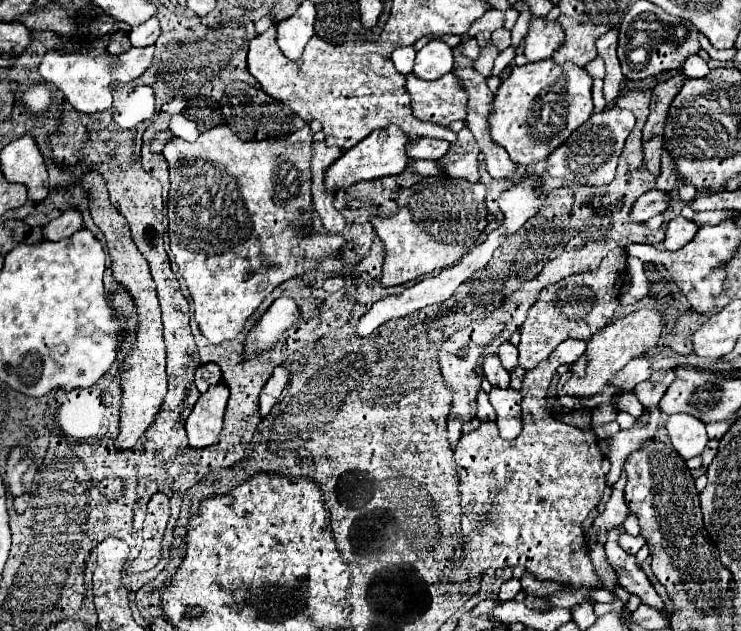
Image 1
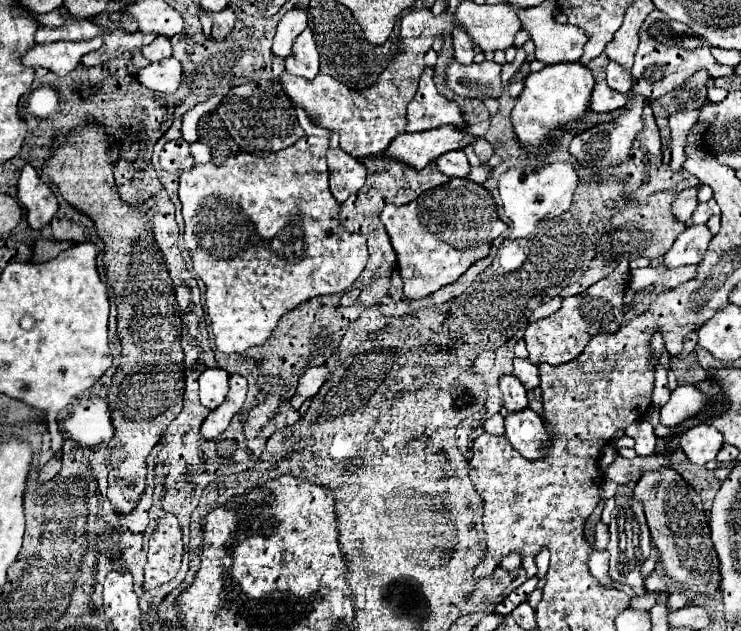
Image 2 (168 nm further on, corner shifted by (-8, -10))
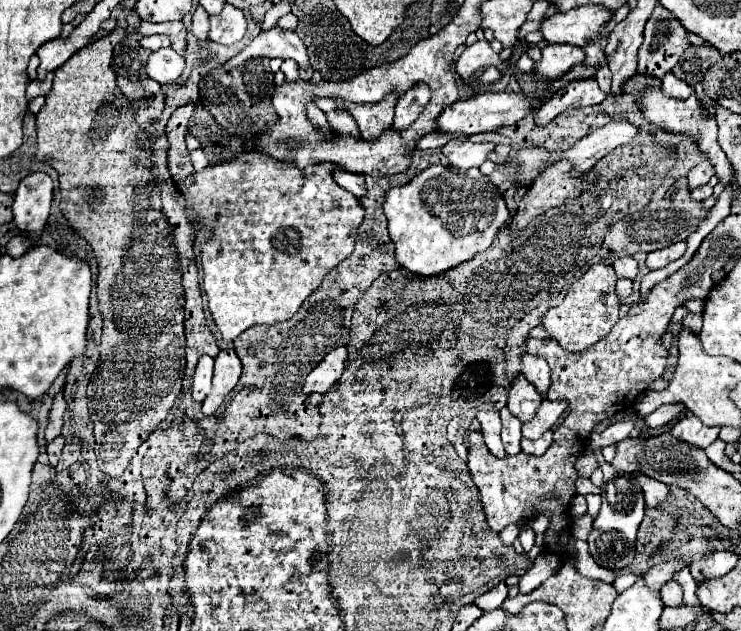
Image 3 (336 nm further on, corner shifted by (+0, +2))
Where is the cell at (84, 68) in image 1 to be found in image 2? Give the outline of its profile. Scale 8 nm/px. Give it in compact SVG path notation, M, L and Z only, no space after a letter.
M163 58L159 62L149 64L147 68L143 68L137 76L137 80L149 88L149 90L159 90L159 92L175 92L181 84L183 78L183 66L179 60L171 58Z

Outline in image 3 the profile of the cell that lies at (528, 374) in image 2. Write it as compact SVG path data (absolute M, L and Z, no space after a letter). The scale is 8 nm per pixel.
M523 354L521 356L521 368L523 368L523 376L537 388L539 394L545 394L549 390L551 372L549 372L549 366L543 358Z

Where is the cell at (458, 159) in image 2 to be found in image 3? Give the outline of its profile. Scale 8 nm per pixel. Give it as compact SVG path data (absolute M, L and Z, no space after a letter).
M449 140L441 148L441 152L447 156L451 166L467 170L473 166L481 166L493 148L495 148L493 144L473 144L469 140Z

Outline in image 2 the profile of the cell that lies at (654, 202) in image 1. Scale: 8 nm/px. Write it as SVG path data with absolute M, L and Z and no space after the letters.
M693 186L693 188L687 188L683 190L675 202L673 202L673 214L677 216L677 220L681 222L689 222L691 220L691 214L695 212L699 200L697 200L697 192L699 192L701 186Z

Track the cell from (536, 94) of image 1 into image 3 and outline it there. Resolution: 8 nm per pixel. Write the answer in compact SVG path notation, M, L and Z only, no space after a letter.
M549 44L543 48L541 60L533 66L533 76L537 80L559 80L569 74L577 64L583 64L585 56L581 48L571 48L567 44Z

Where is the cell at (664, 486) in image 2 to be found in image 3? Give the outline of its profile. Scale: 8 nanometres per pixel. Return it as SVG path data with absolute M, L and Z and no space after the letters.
M635 474L635 480L639 482L639 486L645 494L645 506L647 508L657 508L669 496L669 486L659 482L659 480L653 480L653 478L643 476L643 474Z

